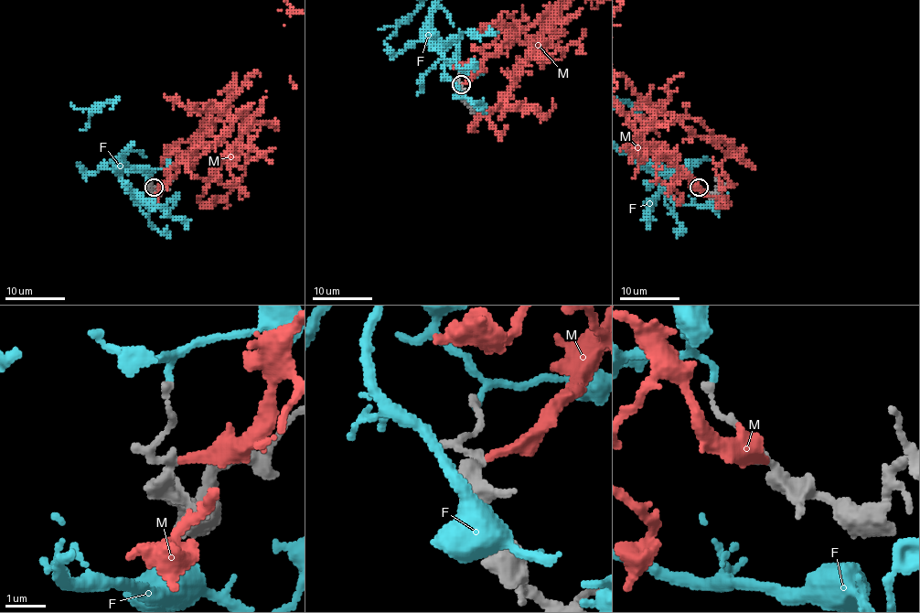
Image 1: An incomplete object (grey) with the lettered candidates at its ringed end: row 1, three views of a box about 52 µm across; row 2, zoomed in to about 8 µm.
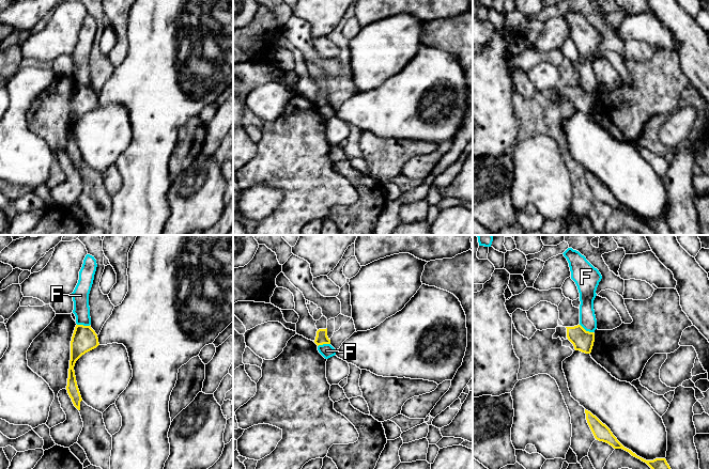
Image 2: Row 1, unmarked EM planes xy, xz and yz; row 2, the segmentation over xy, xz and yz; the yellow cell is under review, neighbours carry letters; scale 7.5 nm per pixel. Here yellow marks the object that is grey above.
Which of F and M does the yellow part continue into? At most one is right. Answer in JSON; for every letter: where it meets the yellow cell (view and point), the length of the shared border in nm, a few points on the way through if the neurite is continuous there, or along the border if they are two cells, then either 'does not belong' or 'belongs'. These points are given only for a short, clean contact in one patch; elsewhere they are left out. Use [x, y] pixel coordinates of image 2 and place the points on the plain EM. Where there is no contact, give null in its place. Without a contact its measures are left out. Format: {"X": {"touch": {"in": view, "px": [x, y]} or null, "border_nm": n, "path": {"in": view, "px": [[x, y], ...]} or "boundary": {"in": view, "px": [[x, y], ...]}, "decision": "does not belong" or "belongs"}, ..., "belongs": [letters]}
{"F": {"touch": {"in": "yz", "px": [585, 91]}, "border_nm": 120, "boundary": {"in": "yz", "px": [[580, 84], [586, 91], [592, 93]]}, "decision": "does not belong"}, "M": {"touch": null, "decision": "belongs"}, "belongs": ["M"]}

